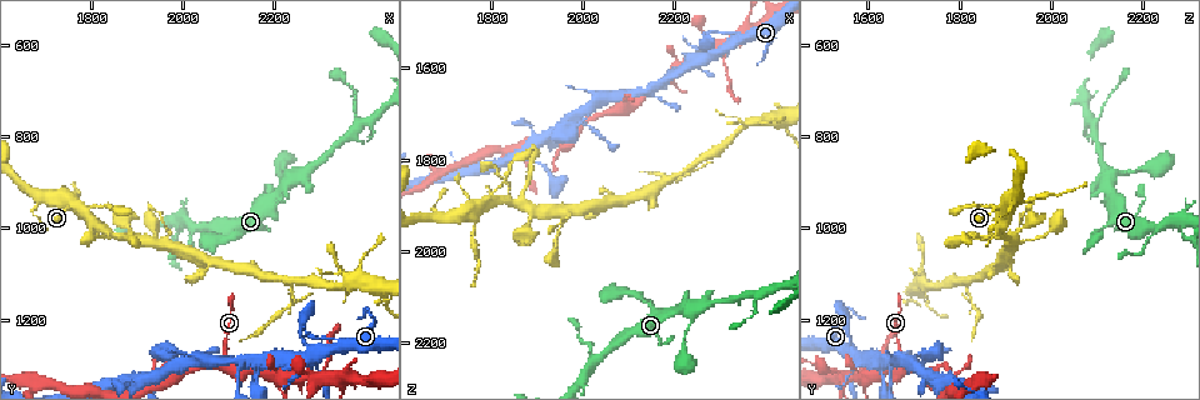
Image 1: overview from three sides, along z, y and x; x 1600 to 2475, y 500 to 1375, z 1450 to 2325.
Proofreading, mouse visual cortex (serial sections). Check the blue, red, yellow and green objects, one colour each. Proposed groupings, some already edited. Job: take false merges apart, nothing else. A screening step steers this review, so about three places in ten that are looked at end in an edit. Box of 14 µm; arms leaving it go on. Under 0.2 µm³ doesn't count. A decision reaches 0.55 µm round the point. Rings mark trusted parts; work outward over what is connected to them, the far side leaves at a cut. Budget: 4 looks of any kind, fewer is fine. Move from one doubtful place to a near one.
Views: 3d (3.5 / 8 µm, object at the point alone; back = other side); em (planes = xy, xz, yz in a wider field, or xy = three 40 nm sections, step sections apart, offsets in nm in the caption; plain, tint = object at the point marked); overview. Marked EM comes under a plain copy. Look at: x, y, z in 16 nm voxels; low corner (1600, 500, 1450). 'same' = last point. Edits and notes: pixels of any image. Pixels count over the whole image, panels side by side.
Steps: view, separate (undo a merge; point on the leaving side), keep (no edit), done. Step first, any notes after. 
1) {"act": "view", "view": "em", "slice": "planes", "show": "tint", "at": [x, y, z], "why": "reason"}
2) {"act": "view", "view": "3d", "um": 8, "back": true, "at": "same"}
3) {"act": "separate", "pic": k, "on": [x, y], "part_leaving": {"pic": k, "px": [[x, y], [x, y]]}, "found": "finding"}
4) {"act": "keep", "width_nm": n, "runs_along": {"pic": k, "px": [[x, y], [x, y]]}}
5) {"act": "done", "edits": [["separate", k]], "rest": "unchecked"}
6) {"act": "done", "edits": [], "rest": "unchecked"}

{"act": "view", "view": "3d", "um": 3.5, "at": [2120, 1305, 1645], "why": "sudden change in width"}

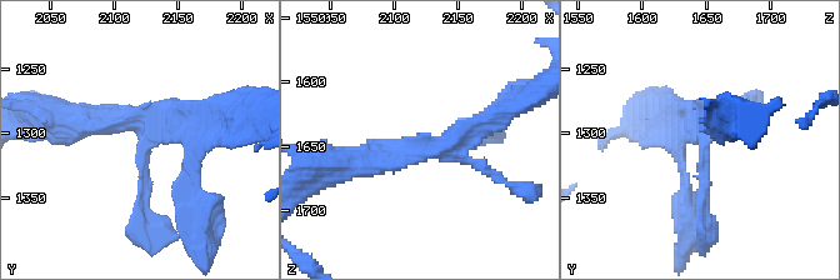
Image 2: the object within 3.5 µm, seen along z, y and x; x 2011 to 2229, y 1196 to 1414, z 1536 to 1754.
{"act": "view", "view": "em", "slice": "xy", "step": 1, "show": "tint", "at": [2124, 1306, 1648]}

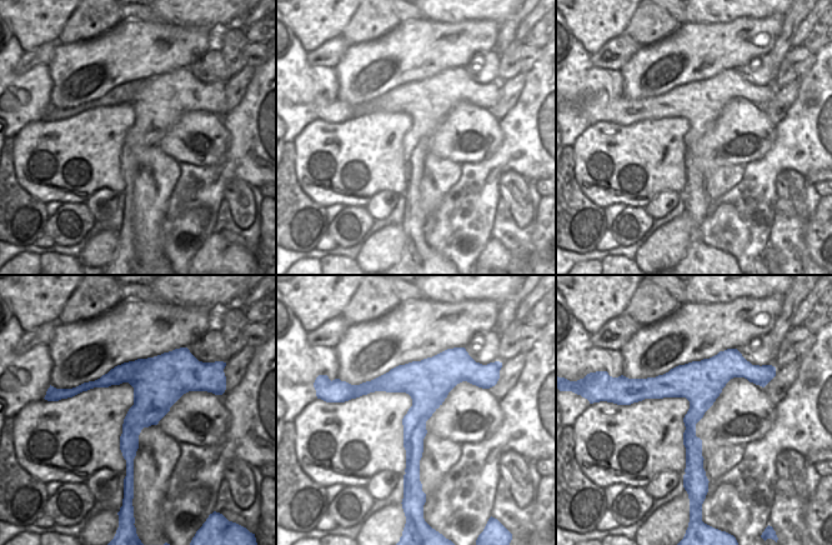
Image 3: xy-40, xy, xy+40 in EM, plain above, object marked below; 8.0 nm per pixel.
{"act": "keep", "runs_along": {"pic": 2, "px": [[198, 118], [148, 118], [151, 221]]}, "found": "one cell here"}

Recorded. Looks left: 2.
{"act": "view", "view": "3d", "um": 3.5, "at": [1900, 1330, 1755], "why": "sudden change in width"}

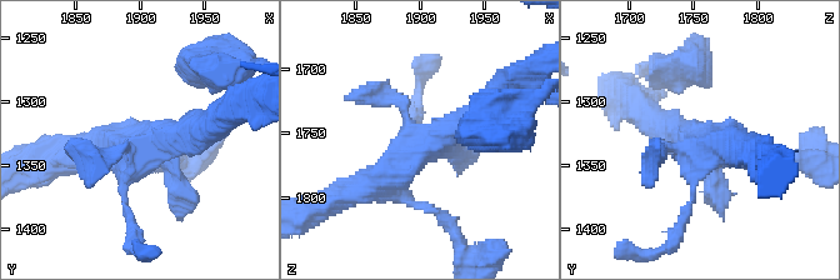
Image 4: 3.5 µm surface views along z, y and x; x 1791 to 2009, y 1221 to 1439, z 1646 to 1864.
{"act": "view", "view": "em", "slice": "xy", "step": 1, "show": "tint", "at": [1904, 1334, 1756], "why": "shape alone is not enough"}

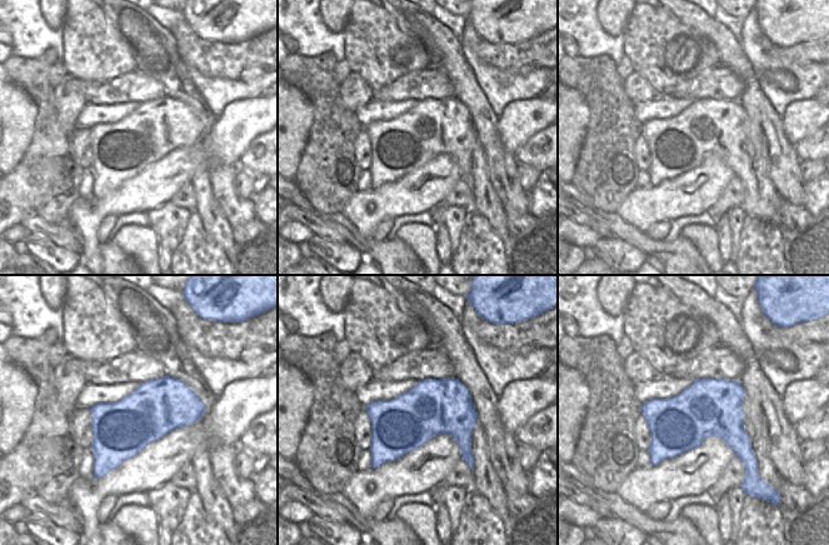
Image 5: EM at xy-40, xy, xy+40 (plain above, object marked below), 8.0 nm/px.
{"act": "keep", "width_nm": 460, "runs_along": {"pic": 4, "px": [[490, 100], [371, 186], [356, 189]]}, "found": "one cell here"}

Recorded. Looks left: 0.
{"act": "done", "edits": [], "rest": "unchecked"}

